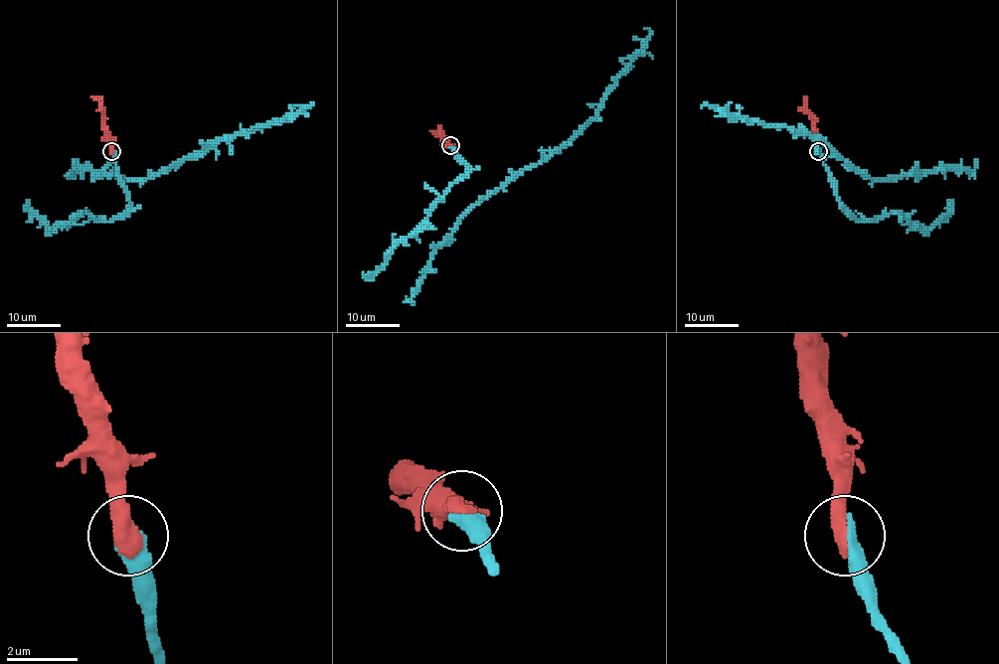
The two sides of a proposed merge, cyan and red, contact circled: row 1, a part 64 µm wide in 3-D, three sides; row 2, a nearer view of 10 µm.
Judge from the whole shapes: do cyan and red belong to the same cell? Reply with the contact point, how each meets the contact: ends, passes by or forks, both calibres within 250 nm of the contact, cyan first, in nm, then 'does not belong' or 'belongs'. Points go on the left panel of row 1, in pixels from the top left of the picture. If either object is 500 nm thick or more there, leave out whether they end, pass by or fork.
place (111, 151); calibres 550 and 480 nm; belongs

